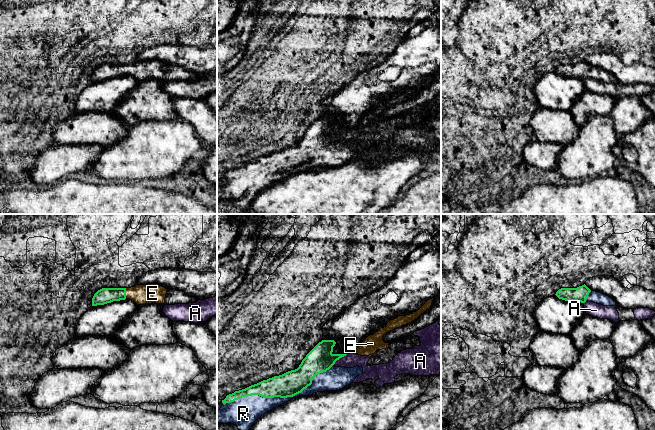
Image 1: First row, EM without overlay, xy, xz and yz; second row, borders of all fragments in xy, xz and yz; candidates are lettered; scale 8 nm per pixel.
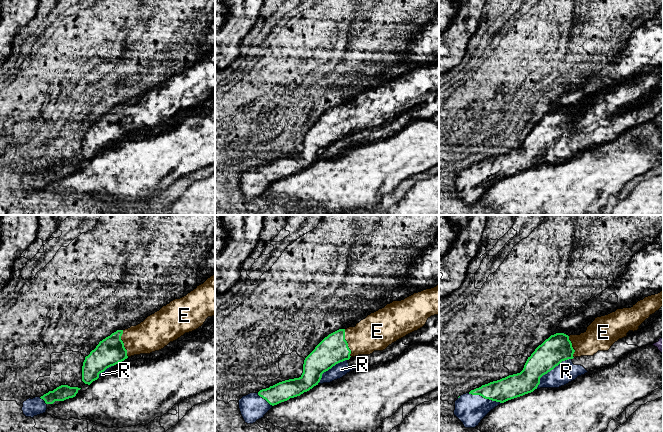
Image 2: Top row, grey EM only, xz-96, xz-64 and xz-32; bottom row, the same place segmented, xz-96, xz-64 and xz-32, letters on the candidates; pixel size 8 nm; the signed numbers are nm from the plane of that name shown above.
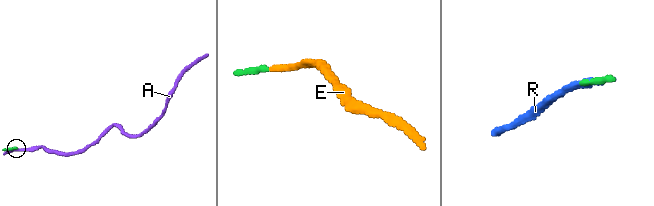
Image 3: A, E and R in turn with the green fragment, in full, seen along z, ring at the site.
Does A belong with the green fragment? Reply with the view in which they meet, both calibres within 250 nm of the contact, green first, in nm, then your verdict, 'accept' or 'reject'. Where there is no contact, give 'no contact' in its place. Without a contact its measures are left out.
xz | 200/120 nm | reject

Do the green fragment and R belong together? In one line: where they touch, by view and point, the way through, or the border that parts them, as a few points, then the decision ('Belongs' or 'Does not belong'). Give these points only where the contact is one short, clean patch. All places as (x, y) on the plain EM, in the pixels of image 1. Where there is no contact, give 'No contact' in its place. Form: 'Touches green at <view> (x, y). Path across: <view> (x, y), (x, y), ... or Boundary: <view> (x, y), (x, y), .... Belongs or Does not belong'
Touches green at xz (279, 172). Belongs

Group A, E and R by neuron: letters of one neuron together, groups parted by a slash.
A / E R

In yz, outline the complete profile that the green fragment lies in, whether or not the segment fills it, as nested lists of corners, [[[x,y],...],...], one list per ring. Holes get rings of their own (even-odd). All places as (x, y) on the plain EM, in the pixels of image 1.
[[[585,60],[577,64],[561,64],[555,71],[565,77],[594,78],[603,82],[616,82],[616,78],[611,73],[591,67]]]

